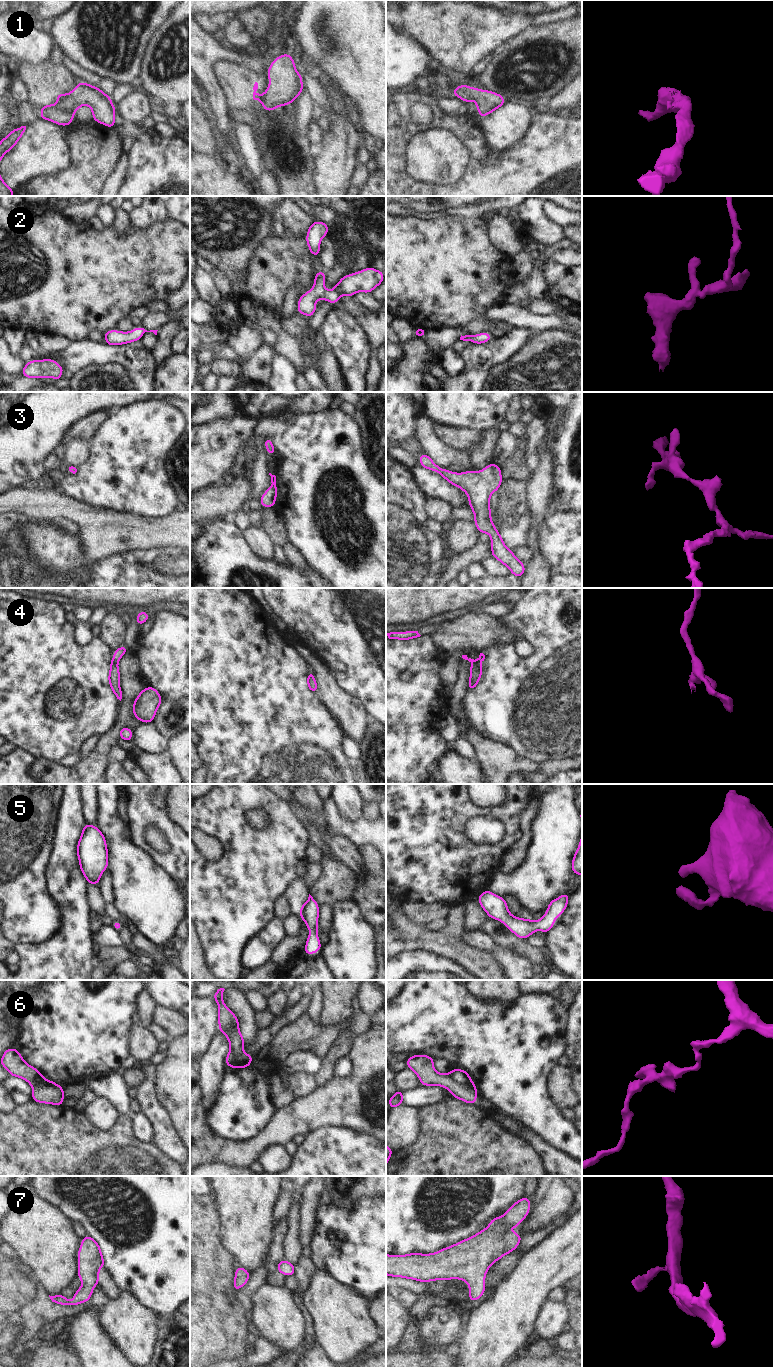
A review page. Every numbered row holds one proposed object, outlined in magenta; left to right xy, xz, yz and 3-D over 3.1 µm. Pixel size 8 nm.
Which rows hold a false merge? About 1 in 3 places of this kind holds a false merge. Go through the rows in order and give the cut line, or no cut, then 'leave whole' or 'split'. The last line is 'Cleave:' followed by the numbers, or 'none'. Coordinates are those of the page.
1: no cut; leave whole
2: no cut; leave whole
3: no cut; leave whole
4: cut in xy along (111, 661), (116, 664); split
5: no cut; leave whole
6: cut in yz along (449, 1073), (458, 1082), (465, 1083), (470, 1080); split
7: no cut; leave whole
Cleave: 4, 6

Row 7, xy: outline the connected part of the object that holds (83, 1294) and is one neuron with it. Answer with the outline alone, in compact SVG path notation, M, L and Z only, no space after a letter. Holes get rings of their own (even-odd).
M88 1235L81 1239L81 1246L77 1256L79 1260L77 1276L81 1279L82 1286L75 1291L73 1302L70 1302L63 1295L49 1295L52 1302L56 1304L76 1306L80 1303L88 1302L94 1287L99 1284L99 1270L105 1266L105 1262L97 1241Z

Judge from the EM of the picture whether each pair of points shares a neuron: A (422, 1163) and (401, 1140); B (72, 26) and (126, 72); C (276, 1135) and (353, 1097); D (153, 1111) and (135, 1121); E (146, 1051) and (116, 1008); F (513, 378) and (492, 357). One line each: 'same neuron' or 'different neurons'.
A: different neurons
B: same neuron
C: same neuron
D: different neurons
E: different neurons
F: different neurons

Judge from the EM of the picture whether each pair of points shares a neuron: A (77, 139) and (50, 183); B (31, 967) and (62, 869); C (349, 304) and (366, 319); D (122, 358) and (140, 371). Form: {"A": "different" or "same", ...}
{"A": "same", "B": "same", "C": "same", "D": "same"}

